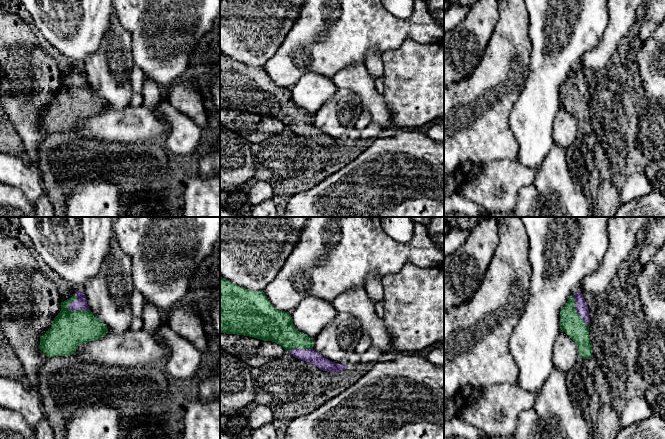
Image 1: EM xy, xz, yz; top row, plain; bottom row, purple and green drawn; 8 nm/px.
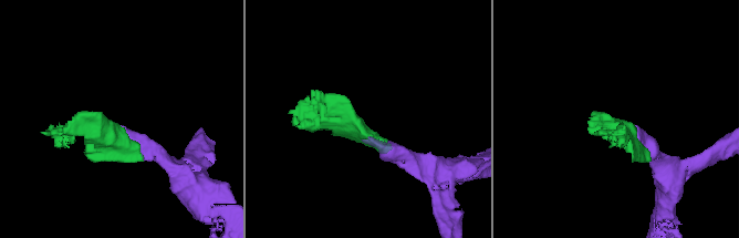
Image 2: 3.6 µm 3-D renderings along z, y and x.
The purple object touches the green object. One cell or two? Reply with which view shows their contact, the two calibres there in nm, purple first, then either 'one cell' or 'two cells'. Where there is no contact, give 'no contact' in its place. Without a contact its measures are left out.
xy | 100/300 nm | one cell

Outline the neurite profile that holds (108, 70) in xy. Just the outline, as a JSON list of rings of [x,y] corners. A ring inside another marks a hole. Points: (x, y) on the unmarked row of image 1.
[[[114,12],[110,20],[110,28],[105,33],[98,50],[85,59],[83,68],[89,85],[108,104],[107,110],[119,111],[130,106],[133,94],[130,76],[132,68],[135,66],[131,51],[131,41],[130,32],[121,25]]]

